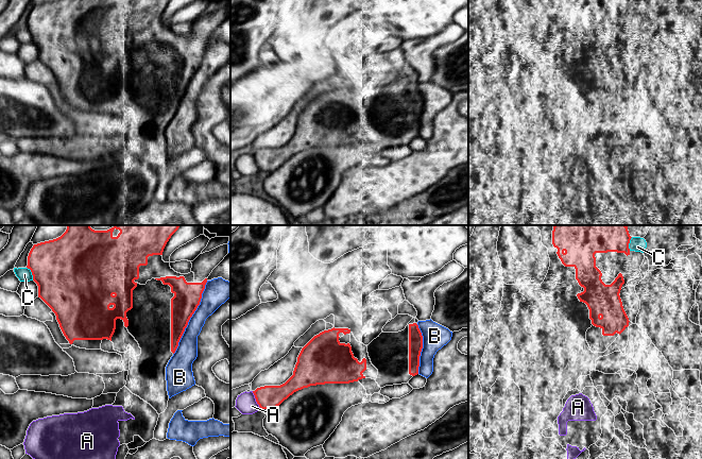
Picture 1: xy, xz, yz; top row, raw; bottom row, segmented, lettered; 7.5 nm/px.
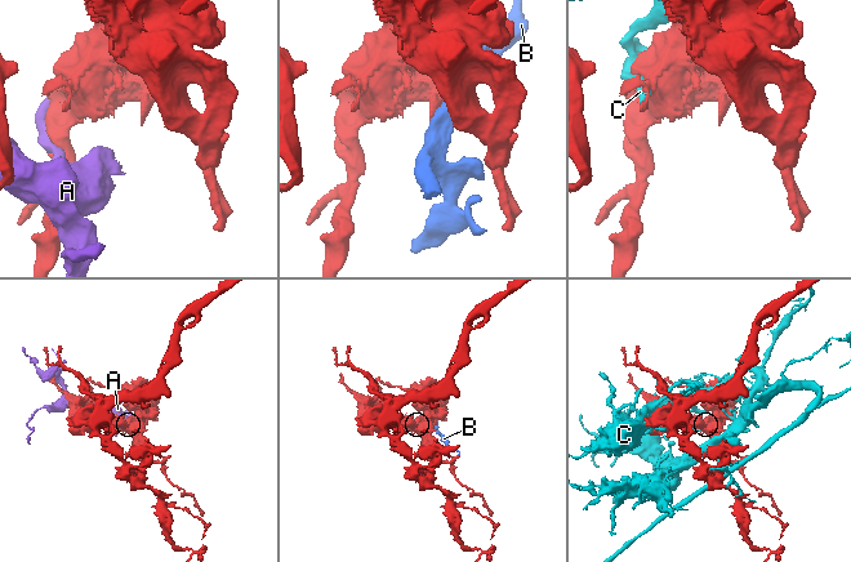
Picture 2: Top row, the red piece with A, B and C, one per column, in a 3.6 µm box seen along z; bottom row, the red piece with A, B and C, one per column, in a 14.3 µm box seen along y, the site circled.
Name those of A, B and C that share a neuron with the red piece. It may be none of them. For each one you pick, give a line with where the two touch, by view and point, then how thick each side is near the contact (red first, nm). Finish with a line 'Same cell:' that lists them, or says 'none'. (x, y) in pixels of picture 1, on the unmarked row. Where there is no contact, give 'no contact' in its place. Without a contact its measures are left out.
Same cell: none

